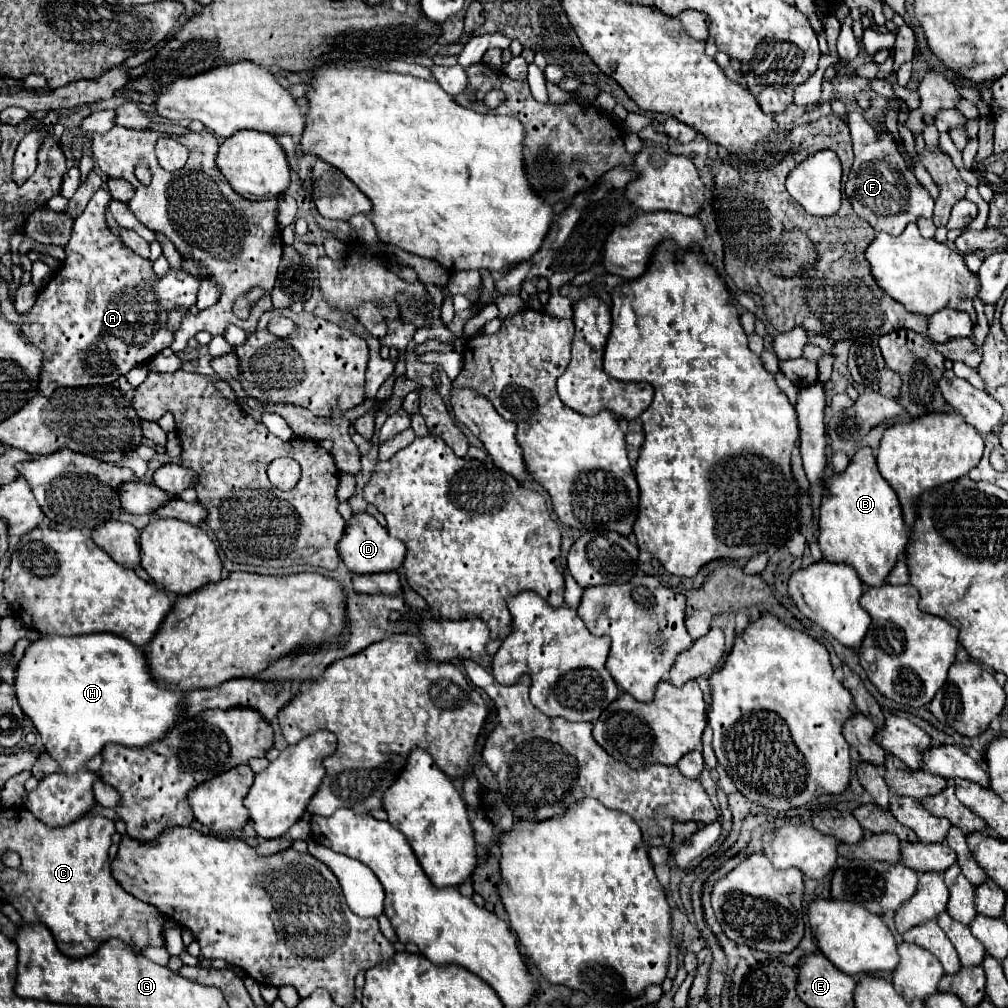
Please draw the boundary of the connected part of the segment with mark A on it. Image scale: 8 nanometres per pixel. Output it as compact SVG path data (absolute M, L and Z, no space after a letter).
M99 189L89 201L87 209L75 219L69 245L65 246L65 263L55 277L39 291L35 305L21 315L21 333L43 351L39 391L51 395L59 387L87 387L109 385L133 367L151 361L157 353L173 343L173 333L167 329L167 315L171 309L191 309L197 303L201 281L183 269L169 269L165 277L157 277L149 259L139 257L123 241L113 235L105 223L105 207L111 195Z

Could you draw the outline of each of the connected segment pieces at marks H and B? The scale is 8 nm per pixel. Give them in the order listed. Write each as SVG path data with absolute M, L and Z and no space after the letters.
M93 633L77 637L45 635L41 641L31 643L25 649L23 659L15 669L15 695L23 713L33 721L45 751L61 765L65 775L49 775L39 781L37 789L29 793L27 809L45 825L63 827L77 821L81 815L89 813L93 799L93 781L97 773L85 771L85 763L95 757L107 743L119 743L127 747L143 747L161 739L169 729L183 717L179 689L169 691L153 681L145 655L139 647L131 645L127 639L111 633Z
M861 447L843 473L835 473L825 481L825 491L818 522L818 545L823 551L823 559L851 565L869 587L883 585L909 537L897 495L881 477L873 449Z

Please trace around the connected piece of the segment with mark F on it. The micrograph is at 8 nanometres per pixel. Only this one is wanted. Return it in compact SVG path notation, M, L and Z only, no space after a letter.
M851 113L851 139L855 163L847 177L845 195L861 219L865 219L875 231L901 235L909 221L917 221L917 217L933 217L935 201L929 191L921 187L913 171L907 169L889 131L877 131L869 125L863 113Z

